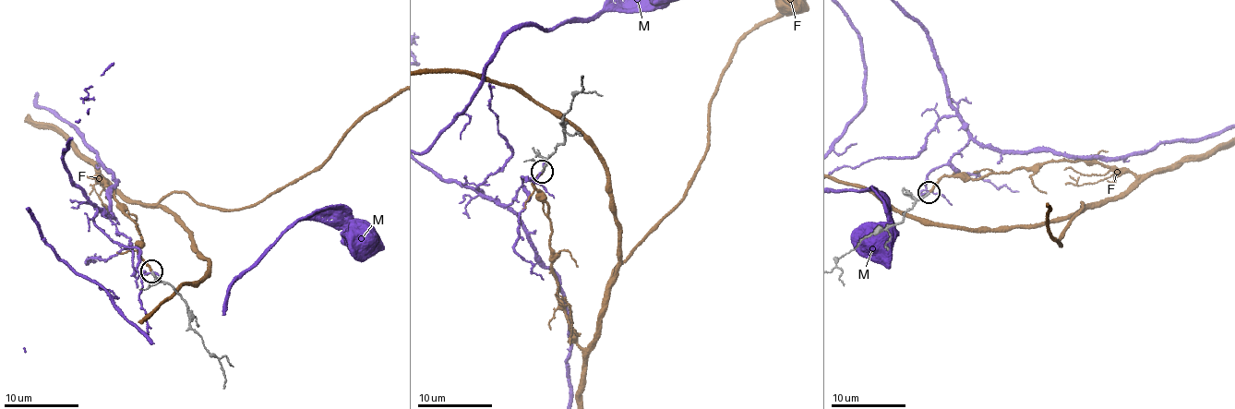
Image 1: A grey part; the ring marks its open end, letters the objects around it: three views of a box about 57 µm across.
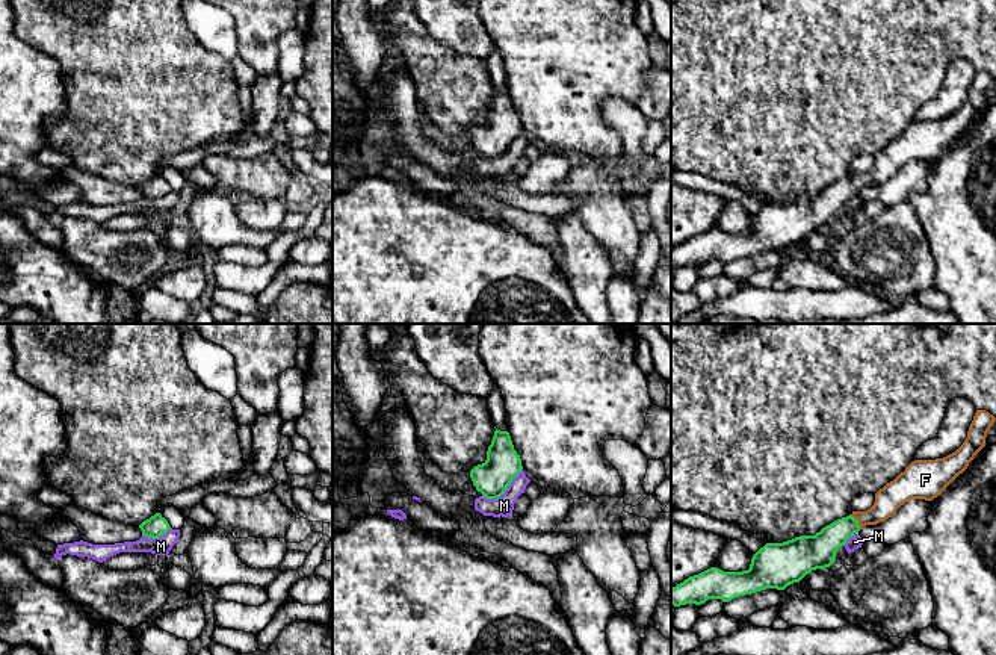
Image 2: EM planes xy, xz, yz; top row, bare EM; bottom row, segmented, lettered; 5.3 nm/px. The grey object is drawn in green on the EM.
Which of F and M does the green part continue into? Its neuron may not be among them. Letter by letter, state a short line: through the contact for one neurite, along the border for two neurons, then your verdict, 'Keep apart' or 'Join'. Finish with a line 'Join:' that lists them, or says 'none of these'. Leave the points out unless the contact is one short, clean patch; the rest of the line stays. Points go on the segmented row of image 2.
F: Line: yz (821, 548), (841, 530), (857, 521), (872, 516), (895, 493). Join
M: Line: xz (522, 468), (499, 496), (482, 496). Keep apart
Join: F

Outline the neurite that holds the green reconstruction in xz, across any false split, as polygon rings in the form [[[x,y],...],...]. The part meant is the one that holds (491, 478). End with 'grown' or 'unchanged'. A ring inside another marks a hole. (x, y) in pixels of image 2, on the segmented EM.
[[[496,428],[487,460],[470,470],[470,478],[482,496],[497,499],[521,469],[521,458],[514,449],[509,433]]] | unchanged

